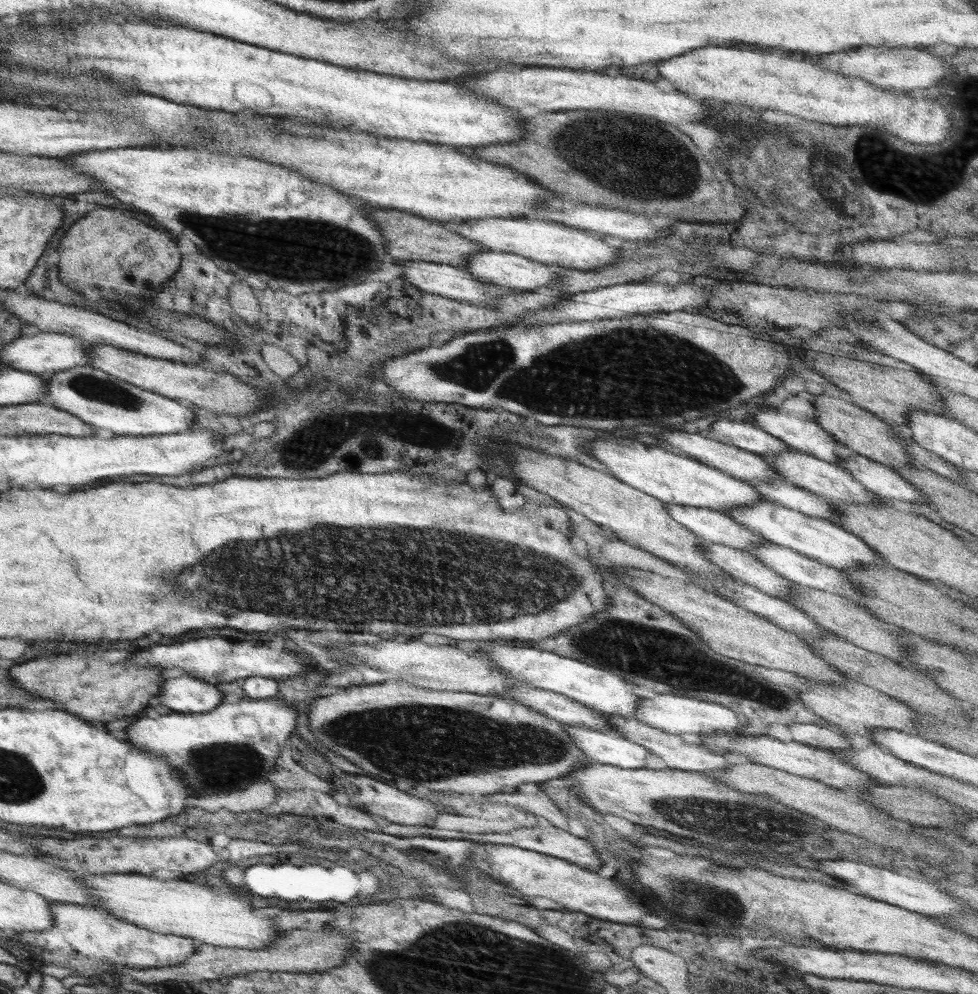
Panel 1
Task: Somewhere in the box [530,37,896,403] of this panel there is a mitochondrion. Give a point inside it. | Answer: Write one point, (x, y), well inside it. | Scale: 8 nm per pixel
(608, 153)

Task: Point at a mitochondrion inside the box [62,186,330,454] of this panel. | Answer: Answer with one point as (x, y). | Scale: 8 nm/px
(106, 391)

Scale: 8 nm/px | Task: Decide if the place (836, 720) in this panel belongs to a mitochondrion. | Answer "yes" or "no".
no

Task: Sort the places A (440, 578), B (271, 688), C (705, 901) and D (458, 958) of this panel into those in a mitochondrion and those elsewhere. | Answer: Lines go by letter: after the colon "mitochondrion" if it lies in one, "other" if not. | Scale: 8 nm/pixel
A: mitochondrion
B: other
C: mitochondrion
D: mitochondrion

